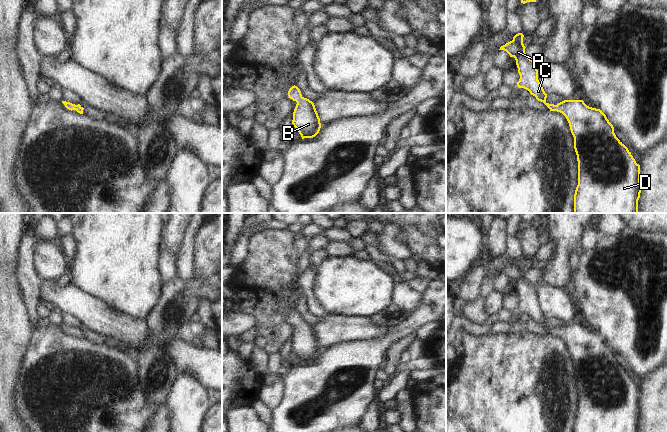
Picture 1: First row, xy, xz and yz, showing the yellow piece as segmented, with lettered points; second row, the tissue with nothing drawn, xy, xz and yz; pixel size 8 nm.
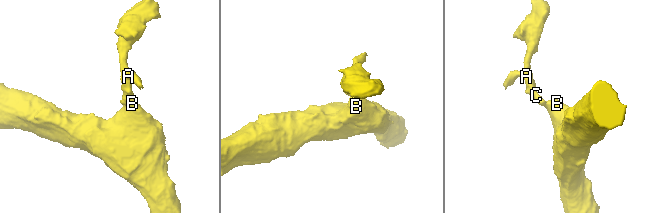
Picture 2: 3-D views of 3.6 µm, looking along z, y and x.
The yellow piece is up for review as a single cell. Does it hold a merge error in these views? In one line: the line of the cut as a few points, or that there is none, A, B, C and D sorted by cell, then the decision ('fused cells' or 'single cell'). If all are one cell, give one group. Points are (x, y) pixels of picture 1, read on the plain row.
no cut; A B C D; single cell

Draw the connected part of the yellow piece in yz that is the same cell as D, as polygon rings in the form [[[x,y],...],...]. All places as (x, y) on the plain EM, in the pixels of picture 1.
[[[522,257],[516,258],[512,265],[501,270],[499,274],[506,275],[516,284],[520,299],[517,310],[528,314],[550,335],[562,337],[569,347],[578,385],[578,409],[574,418],[574,432],[638,432],[641,417],[640,389],[616,361],[613,349],[600,333],[587,330],[583,324],[564,324],[557,329],[546,326],[547,318],[538,304],[536,286],[526,279],[523,261]]]

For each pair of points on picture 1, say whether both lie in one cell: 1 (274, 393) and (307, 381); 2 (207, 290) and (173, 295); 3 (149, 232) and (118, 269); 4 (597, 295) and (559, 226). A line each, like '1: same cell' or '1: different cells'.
1: different cells
2: same cell
3: same cell
4: different cells

